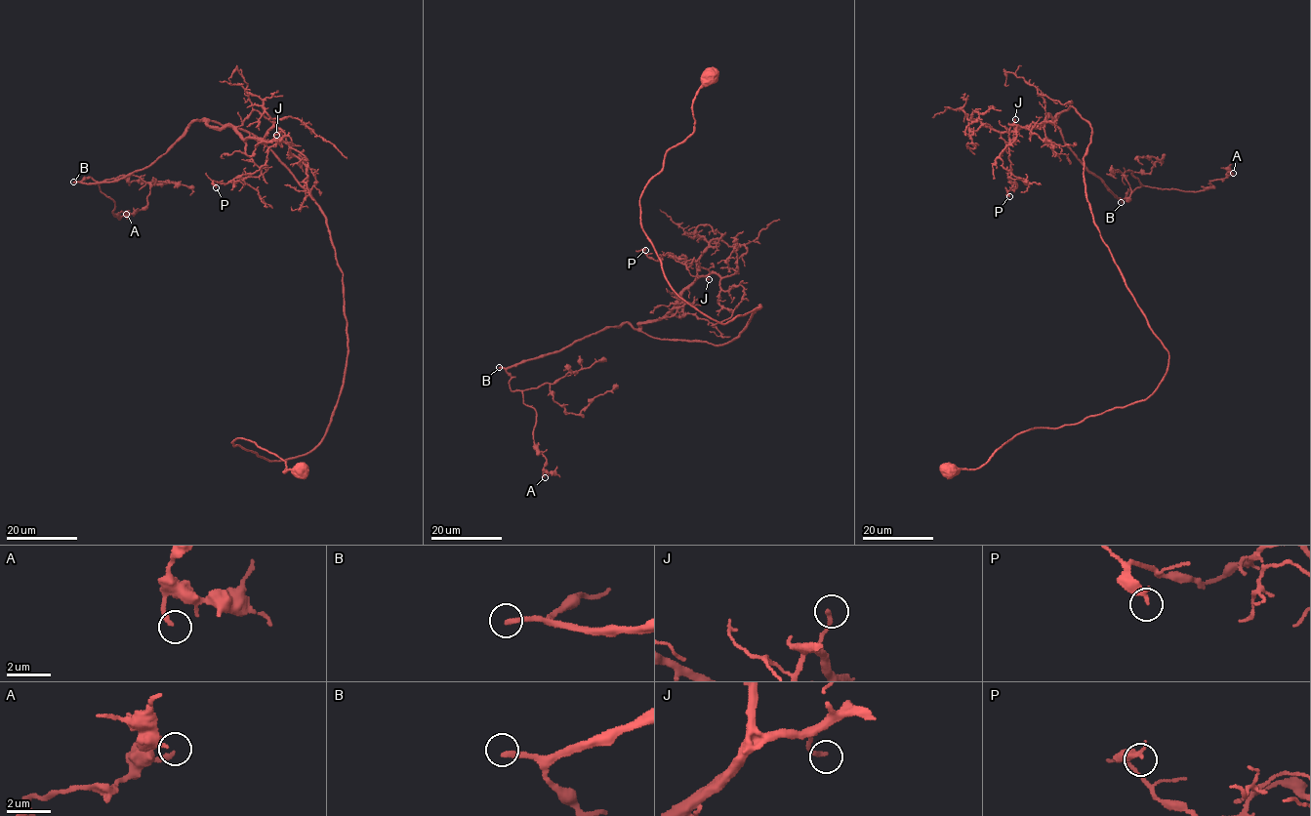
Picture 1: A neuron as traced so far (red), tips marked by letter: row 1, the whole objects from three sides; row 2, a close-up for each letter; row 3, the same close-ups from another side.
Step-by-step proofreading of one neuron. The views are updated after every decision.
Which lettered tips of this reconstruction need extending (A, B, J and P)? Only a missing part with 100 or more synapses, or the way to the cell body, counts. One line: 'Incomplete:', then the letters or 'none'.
Incomplete: B

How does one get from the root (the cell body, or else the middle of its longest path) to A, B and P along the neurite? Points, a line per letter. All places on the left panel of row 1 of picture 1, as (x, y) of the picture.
A: (300, 470), (231, 442), (307, 454), (335, 410), (319, 205), (198, 119), (81, 180), (126, 214)
B: (300, 470), (231, 442), (307, 454), (337, 405), (343, 273), (310, 193), (198, 119), (73, 182)
P: (300, 470), (231, 442), (283, 461), (326, 431), (348, 350), (326, 216), (209, 120), (276, 140), (216, 187)

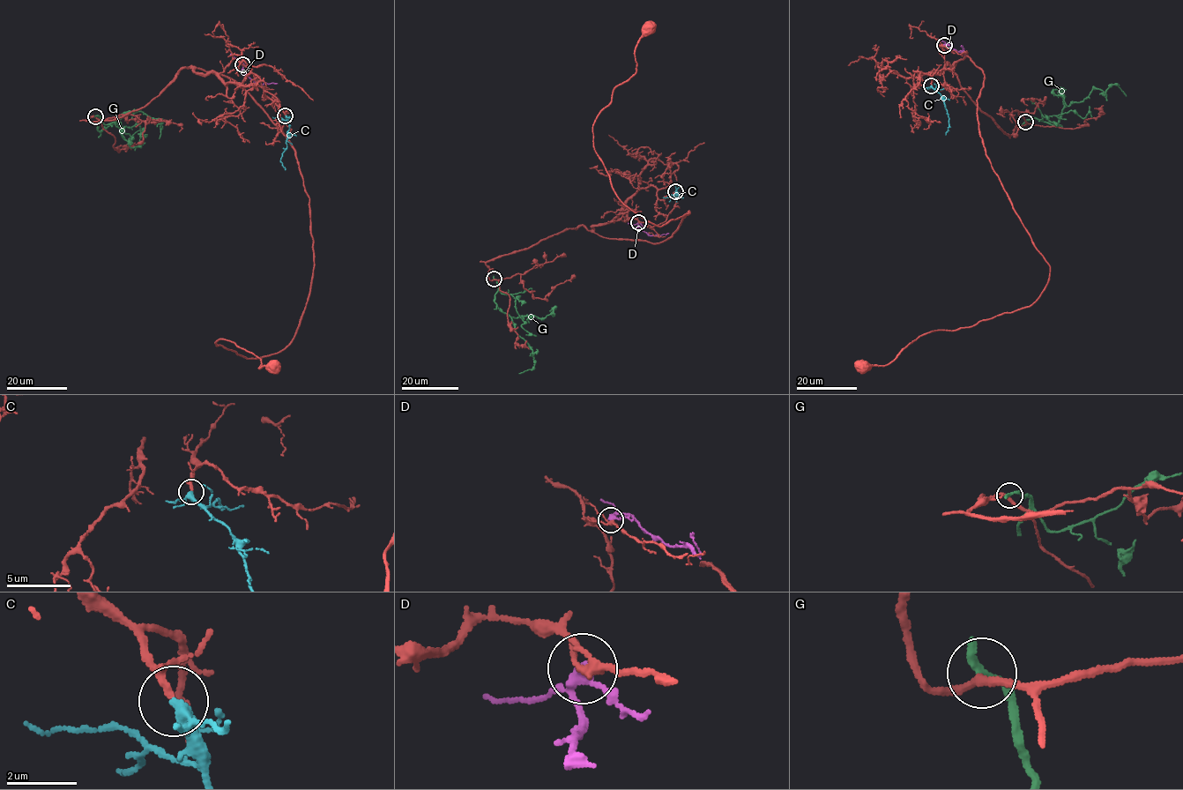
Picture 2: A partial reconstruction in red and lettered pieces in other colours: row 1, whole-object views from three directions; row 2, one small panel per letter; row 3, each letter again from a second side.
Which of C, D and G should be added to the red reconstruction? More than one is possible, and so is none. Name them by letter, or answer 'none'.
C

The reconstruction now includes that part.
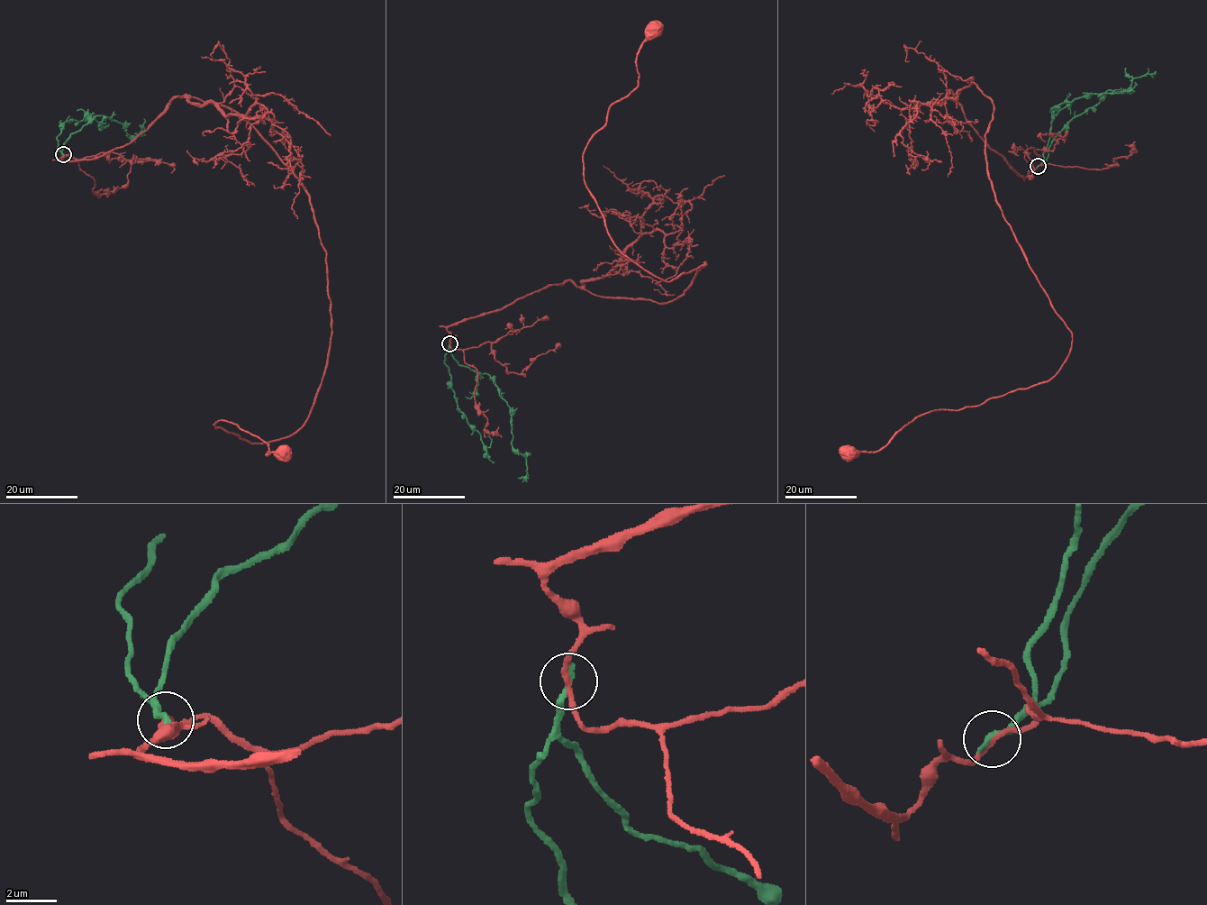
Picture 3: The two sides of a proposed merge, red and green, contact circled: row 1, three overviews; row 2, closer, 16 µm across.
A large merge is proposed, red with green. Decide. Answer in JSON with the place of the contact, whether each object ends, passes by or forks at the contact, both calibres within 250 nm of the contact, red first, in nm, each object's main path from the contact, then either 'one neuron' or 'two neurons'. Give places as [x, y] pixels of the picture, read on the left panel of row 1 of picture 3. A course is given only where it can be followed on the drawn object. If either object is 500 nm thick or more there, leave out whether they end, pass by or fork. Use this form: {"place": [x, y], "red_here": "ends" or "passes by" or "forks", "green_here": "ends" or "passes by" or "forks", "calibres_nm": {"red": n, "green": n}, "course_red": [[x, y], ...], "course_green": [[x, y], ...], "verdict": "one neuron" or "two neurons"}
{"place": [63, 154], "red_here": "passes by", "green_here": "ends", "calibres_nm": {"red": 200, "green": 280}, "course_red": [[63, 155], [189, 96], [294, 173], [327, 365], [289, 435], [213, 424], [283, 453]], "course_green": [[63, 155], [64, 142], [96, 116], [123, 124], [128, 136], [134, 137], [142, 132], [143, 133], [134, 133]], "verdict": "two neurons"}

